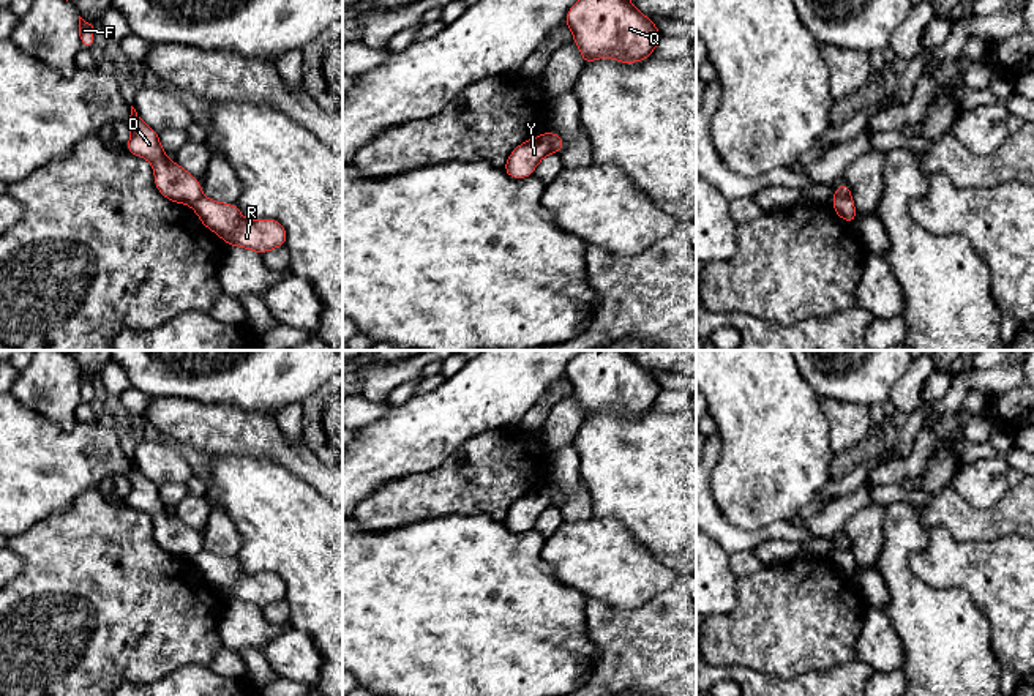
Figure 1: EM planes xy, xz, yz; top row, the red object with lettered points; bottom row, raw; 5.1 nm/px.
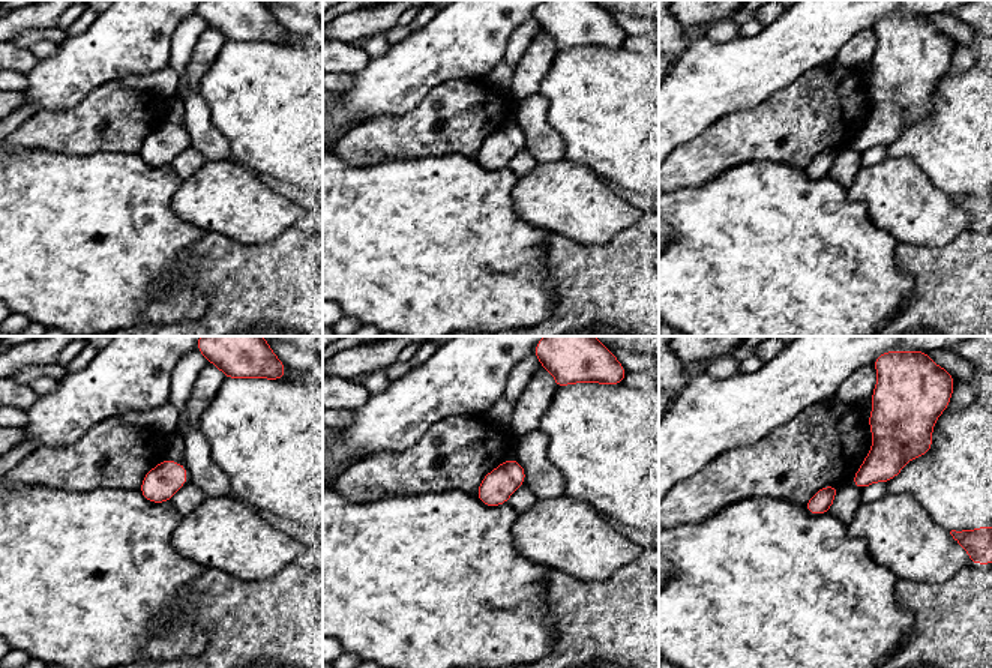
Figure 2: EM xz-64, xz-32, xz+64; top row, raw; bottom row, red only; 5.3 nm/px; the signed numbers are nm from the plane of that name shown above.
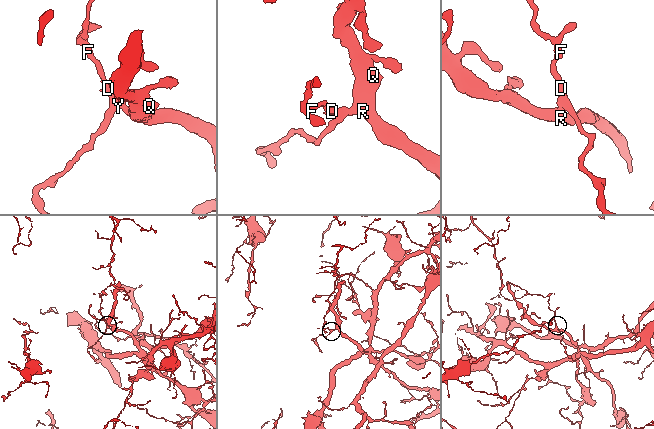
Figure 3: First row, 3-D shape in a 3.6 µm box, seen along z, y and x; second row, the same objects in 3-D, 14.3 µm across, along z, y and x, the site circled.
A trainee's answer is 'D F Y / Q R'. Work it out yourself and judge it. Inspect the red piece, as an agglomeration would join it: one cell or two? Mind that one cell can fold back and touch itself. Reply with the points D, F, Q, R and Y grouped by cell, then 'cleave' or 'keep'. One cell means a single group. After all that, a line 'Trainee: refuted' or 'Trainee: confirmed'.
groups D F Y / Q R; cleave
Trainee: confirmed

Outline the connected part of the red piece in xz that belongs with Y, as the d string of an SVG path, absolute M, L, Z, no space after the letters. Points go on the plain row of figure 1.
M551 485L519 497L507 511L505 527L516 533L534 529L537 518L551 507L551 499Z

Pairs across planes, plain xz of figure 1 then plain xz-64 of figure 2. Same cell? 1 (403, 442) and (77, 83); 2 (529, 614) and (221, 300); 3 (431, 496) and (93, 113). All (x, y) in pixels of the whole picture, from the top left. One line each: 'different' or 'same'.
1: same
2: different
3: same

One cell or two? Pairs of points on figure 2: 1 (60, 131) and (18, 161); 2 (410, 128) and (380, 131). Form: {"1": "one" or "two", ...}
{"1": "two", "2": "one"}

